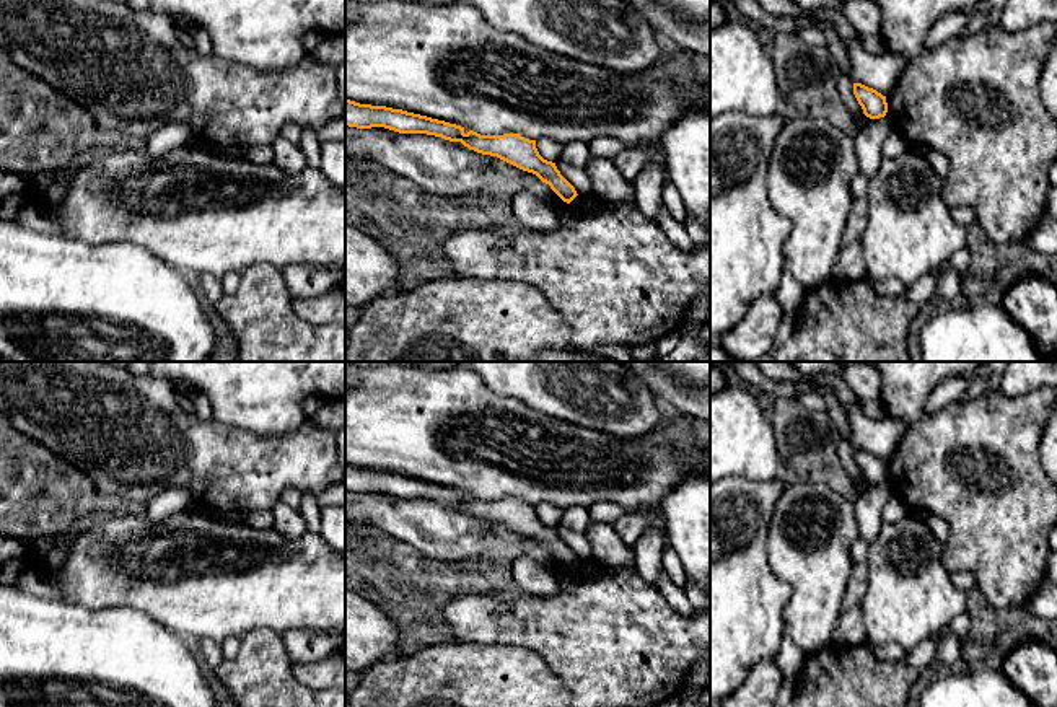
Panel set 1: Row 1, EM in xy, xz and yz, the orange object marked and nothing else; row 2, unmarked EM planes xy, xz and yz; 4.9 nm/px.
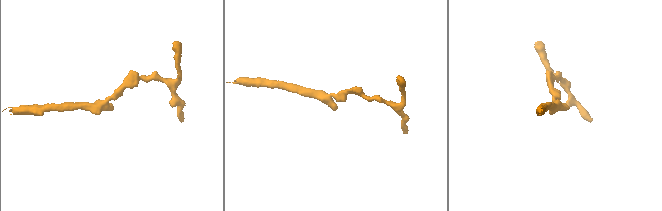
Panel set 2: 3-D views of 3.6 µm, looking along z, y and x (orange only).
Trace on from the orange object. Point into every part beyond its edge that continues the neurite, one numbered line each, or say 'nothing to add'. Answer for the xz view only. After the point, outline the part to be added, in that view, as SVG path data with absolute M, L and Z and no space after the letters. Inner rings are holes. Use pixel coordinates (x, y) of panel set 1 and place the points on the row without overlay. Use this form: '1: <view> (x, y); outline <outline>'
nothing to add

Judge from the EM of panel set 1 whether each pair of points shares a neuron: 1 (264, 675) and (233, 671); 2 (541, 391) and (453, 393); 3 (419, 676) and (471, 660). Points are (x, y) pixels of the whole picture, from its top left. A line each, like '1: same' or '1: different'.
1: same
2: different
3: same

